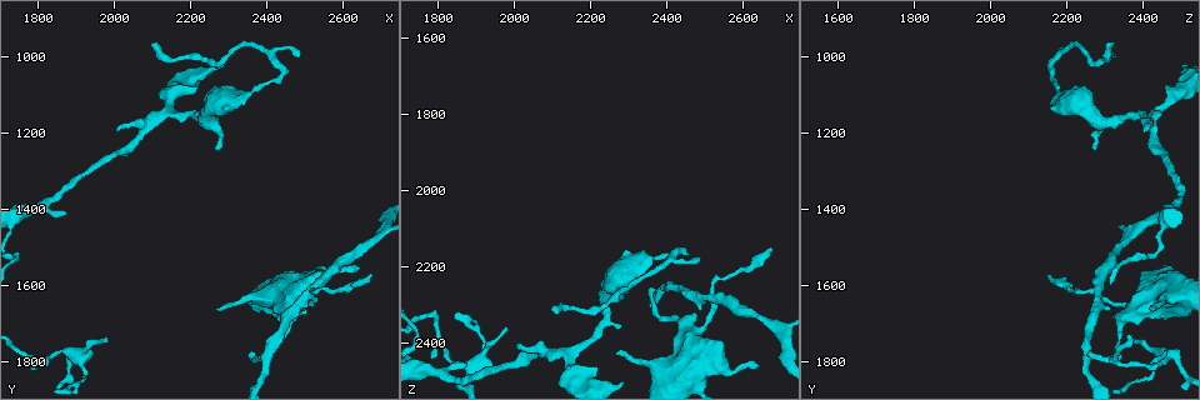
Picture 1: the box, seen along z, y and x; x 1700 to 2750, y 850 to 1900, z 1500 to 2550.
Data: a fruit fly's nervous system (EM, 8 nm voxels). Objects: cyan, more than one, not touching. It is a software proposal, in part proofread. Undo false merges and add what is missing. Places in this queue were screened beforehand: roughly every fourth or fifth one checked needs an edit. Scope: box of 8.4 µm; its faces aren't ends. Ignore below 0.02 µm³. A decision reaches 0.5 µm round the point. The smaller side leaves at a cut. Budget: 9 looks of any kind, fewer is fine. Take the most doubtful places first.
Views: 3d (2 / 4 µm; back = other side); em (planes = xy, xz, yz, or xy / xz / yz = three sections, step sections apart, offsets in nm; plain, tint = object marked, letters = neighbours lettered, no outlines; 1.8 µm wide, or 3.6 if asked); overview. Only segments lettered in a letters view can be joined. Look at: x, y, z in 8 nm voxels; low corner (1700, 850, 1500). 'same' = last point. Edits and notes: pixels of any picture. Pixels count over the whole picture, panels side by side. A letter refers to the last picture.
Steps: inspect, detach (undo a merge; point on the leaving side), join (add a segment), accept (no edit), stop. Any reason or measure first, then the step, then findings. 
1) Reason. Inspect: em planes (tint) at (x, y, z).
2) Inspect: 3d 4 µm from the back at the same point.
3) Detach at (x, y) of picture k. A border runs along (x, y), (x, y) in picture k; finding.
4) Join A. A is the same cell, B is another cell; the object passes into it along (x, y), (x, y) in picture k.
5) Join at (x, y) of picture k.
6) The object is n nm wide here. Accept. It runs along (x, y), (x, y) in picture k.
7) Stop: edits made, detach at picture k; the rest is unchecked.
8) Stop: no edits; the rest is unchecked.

Inspect: 3d 4 µm at (2680, 1475, 2350).

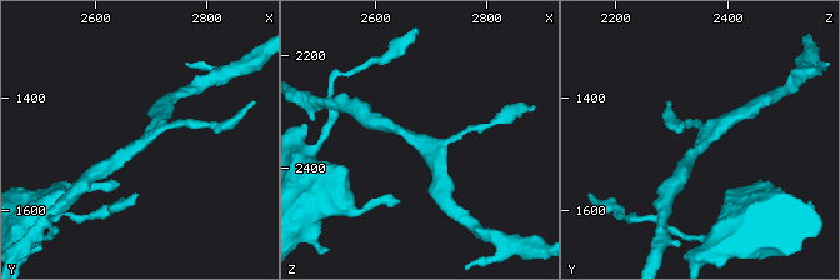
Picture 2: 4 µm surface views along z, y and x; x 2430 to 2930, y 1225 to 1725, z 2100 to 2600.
Shape alone is not enough. Inspect: em xz step 4 (tint) at (2690, 1480, 2350).

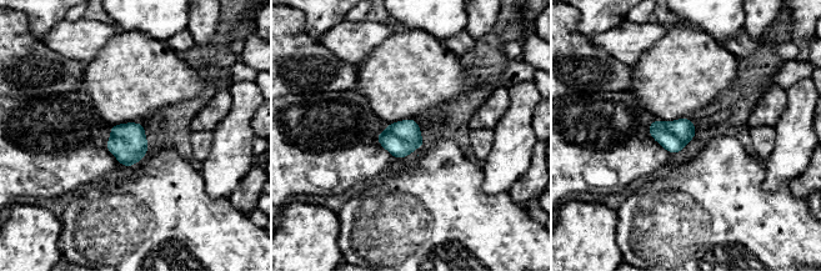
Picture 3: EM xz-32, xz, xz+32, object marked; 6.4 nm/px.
Another direction. Inspect: em planes (letters) at the same point.

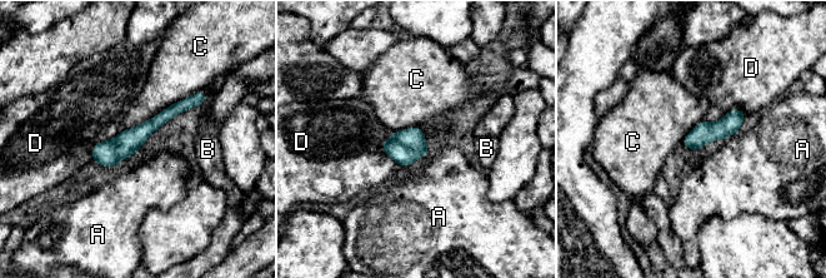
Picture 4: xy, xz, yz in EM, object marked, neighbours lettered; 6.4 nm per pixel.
Accept. A, B, C and D are other cells; it runs along (198, 98), (95, 158) in picture 4; all the same cell.

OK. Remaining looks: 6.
Inspect: em xz step 16 (tint) at (2520, 1640, 2310).

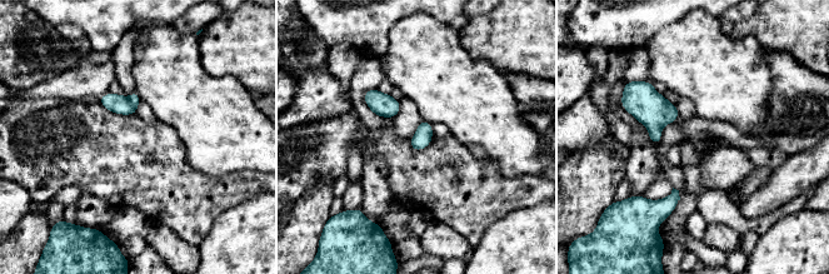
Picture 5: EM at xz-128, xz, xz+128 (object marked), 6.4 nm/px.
Cut it another way. Inspect: em planes (letters) at the same point.

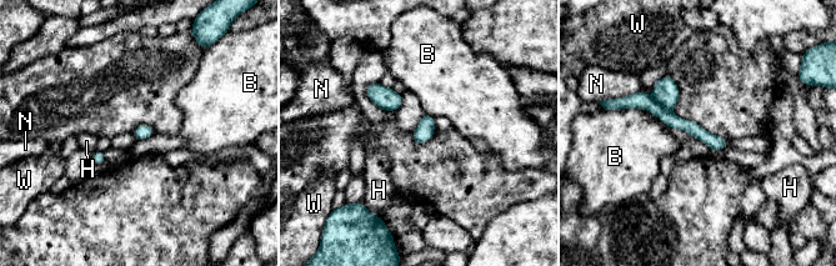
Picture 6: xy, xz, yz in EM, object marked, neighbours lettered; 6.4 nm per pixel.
Detach at (666, 93) of picture 6. B, H, N and W are other cells; a border runs along (654, 98), (661, 108) in picture 6; a second cell is stuck on.

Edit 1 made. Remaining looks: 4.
Inspect: overview.

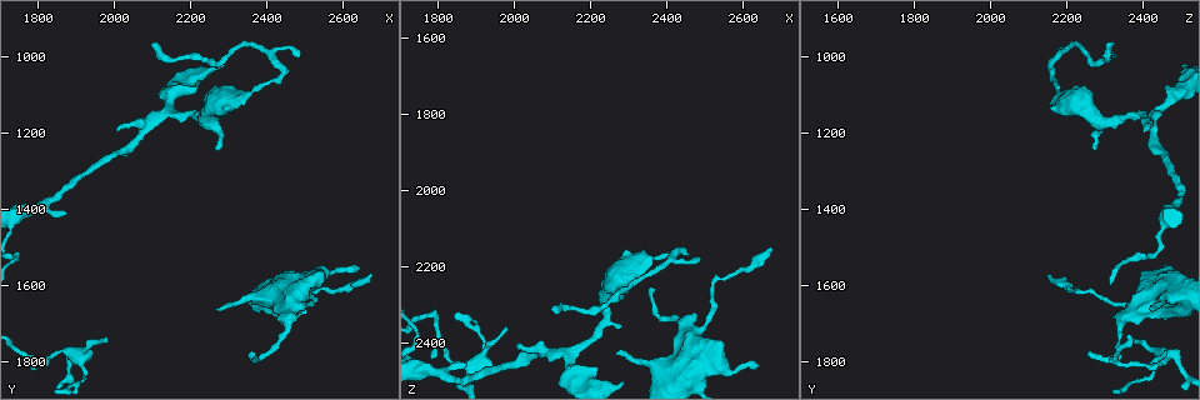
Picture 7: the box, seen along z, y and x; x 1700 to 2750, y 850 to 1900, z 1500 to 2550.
Tapers out. Inspect: em 3.6 µm xy step 8 (tint) at (1975, 1740, 2360).

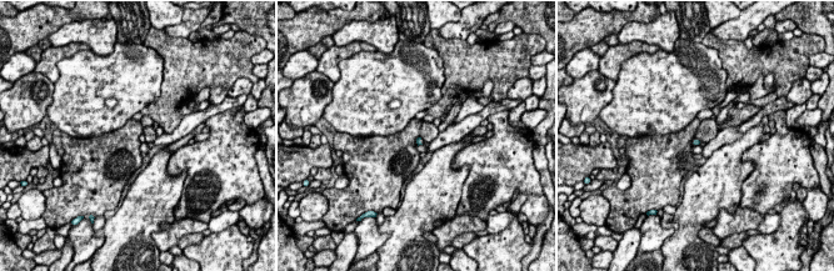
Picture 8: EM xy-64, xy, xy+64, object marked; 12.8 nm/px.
What lies round it. Inspect: em 3.6 µm xy step 8 (letters) at the same point.

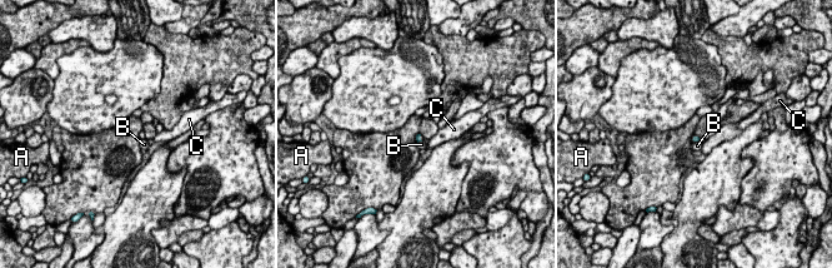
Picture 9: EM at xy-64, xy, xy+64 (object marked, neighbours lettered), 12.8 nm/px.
The longest contact is with B, 100 nm. Accept. A, B and C are other cells; no lettered segment goes on from it.

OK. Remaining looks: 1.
Stop: edits made, detach at picture 6; the rest is unchecked.

